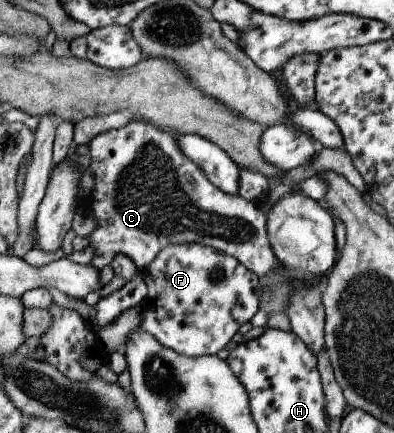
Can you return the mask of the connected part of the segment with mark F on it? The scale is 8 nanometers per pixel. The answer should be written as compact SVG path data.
M202 244L165 246L142 277L147 285L145 306L154 310L156 320L141 320L140 328L146 330L148 324L148 332L158 344L184 356L216 355L259 309L259 277L232 256Z

